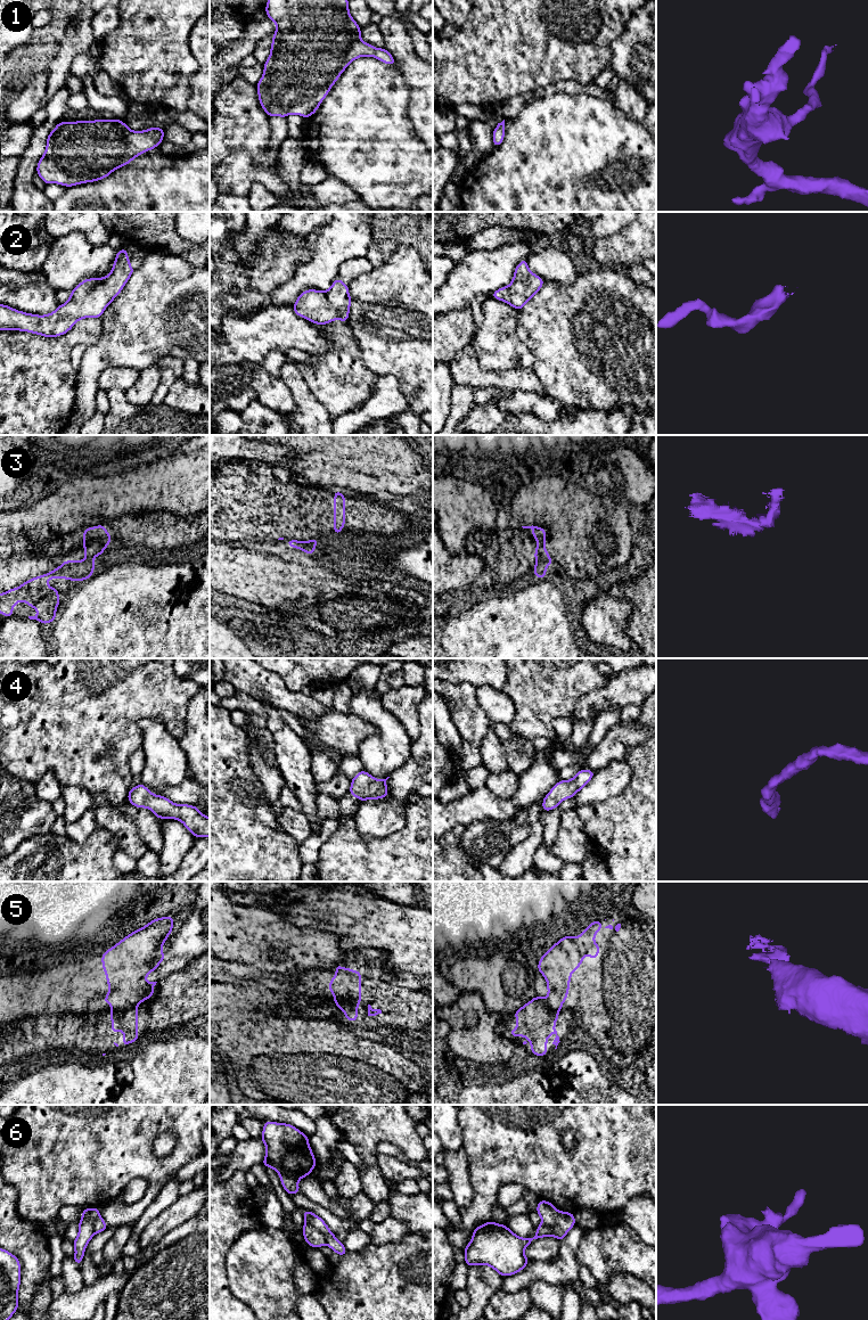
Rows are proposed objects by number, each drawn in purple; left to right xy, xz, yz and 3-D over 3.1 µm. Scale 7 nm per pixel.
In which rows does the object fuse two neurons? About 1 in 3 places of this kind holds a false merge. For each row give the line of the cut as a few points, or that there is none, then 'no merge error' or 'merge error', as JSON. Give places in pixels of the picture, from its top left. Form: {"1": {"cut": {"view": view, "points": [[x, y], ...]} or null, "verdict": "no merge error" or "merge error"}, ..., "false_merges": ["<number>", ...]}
{"1": {"cut": null, "verdict": "no merge error"}, "2": {"cut": null, "verdict": "no merge error"}, "3": {"cut": null, "verdict": "no merge error"}, "4": {"cut": null, "verdict": "no merge error"}, "5": {"cut": {"view": "xy", "points": [[137, 1005], [124, 1009], [112, 1008]]}, "verdict": "merge error"}, "6": {"cut": {"view": "xz", "points": [[311, 1213], [306, 1220], [326, 1237], [327, 1244]]}, "verdict": "merge error"}, "false_merges": ["5", "6"]}

